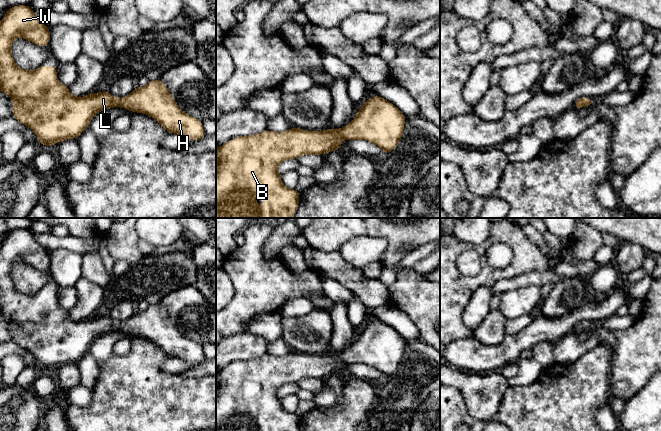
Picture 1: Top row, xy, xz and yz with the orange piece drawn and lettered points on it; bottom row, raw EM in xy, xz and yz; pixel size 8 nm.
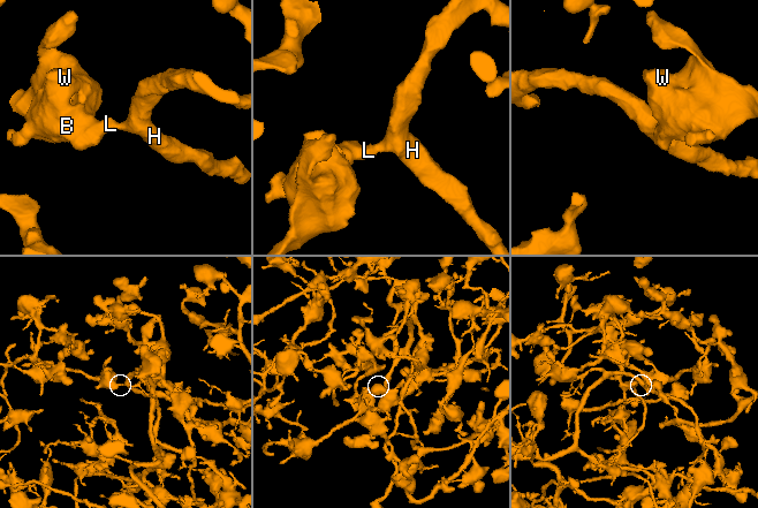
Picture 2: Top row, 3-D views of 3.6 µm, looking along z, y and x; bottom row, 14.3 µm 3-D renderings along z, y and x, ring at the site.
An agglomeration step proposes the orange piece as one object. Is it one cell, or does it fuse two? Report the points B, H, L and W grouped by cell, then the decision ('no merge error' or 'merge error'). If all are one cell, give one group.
B H L W | no merge error

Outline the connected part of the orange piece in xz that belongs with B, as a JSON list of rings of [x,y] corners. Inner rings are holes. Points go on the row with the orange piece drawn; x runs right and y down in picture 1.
[[[378,95],[369,98],[357,111],[354,119],[340,129],[309,131],[296,127],[282,132],[265,130],[256,135],[238,136],[216,149],[216,218],[291,218],[299,206],[300,193],[284,186],[278,166],[285,160],[302,155],[322,155],[341,148],[343,140],[366,140],[379,146],[384,154],[391,153],[403,136],[406,116],[391,102]],[[265,192],[265,200],[259,207],[256,194]]]

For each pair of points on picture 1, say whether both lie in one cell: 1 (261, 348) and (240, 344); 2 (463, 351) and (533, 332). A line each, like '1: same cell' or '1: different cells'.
1: same cell
2: same cell

